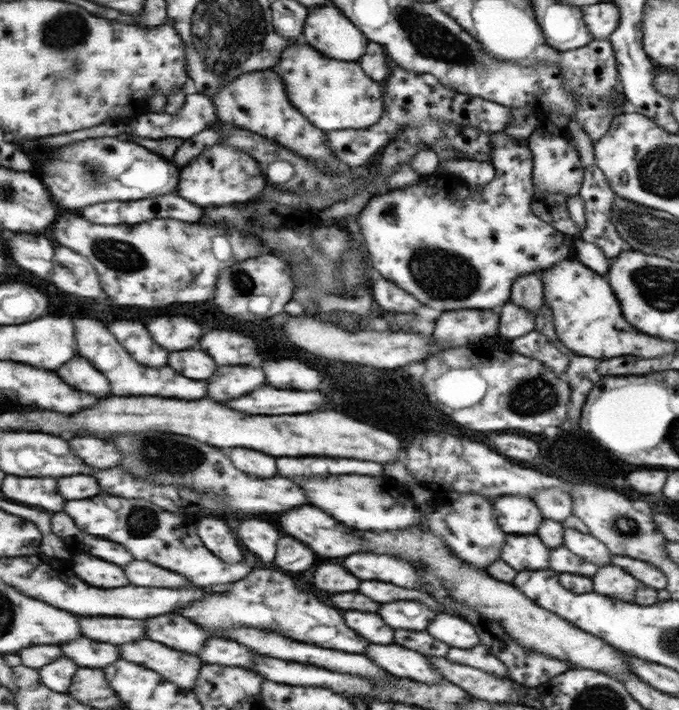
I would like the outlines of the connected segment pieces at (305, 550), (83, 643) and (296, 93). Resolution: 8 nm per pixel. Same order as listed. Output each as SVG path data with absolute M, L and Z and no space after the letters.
M282 536L280 538L280 556L276 556L276 566L282 570L292 570L292 572L304 572L308 570L316 560L316 554L302 542Z
M92 638L76 640L76 644L64 644L67 657L80 667L108 669L120 660L120 648L108 642L96 642Z
M306 42L288 46L274 71L282 77L288 99L300 108L316 128L328 132L339 130L364 130L383 119L383 88L378 82L368 78L358 61L336 60L324 56Z

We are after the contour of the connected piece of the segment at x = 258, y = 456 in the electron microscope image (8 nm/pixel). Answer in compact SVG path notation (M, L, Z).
M234 448L232 450L232 464L242 472L260 478L272 478L276 476L276 458L270 454L262 454L256 450L246 448Z

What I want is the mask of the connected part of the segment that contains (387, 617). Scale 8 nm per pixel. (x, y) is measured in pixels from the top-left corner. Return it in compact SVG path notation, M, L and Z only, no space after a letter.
M400 600L390 604L380 604L378 614L384 618L384 622L398 630L426 630L428 624L436 618L436 610L428 608L426 604L418 600Z

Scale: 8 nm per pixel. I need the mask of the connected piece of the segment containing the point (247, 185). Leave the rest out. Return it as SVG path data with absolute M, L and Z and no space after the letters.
M218 144L198 156L190 166L184 168L182 180L182 196L200 204L200 206L224 206L232 202L246 202L268 185L267 177L261 172L259 162L242 150L236 150L228 144Z

